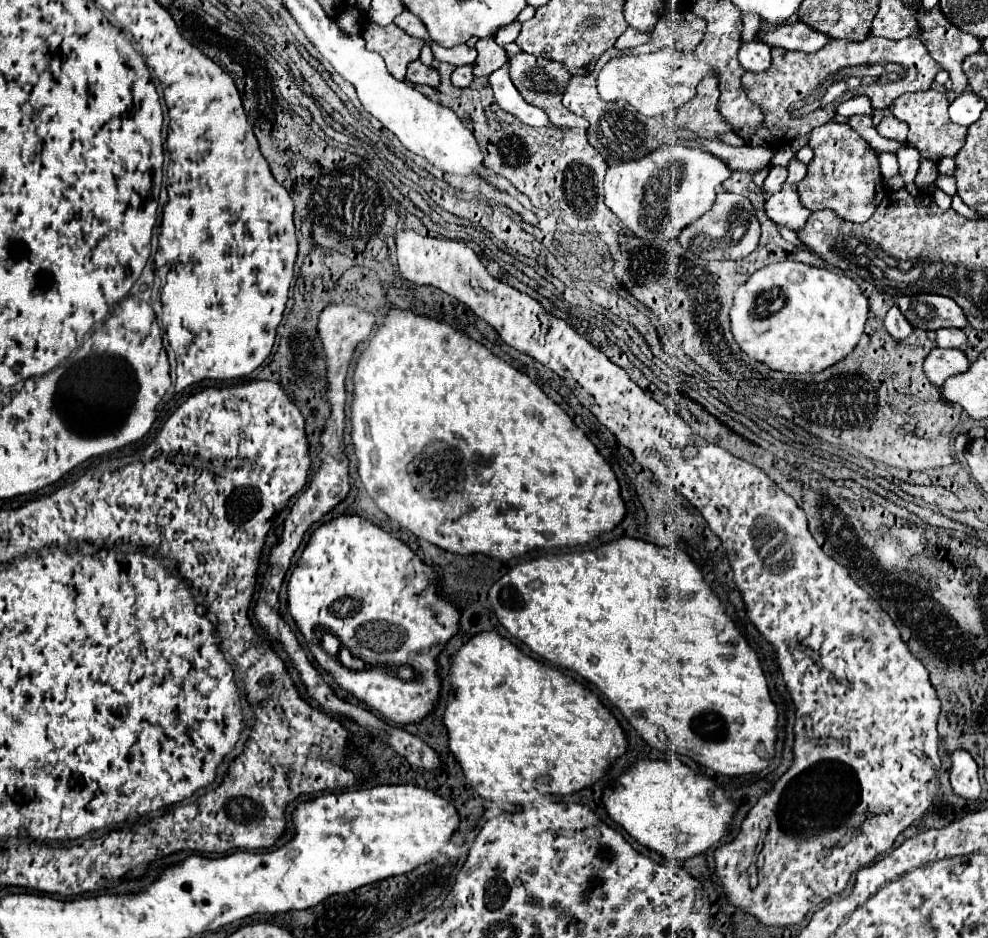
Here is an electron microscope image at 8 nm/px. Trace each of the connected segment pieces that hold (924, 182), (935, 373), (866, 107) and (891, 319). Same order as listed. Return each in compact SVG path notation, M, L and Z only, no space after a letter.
M922 161L916 177L916 187L928 187L938 177L938 165L934 161Z
M934 347L924 361L924 373L936 387L942 387L948 377L964 373L968 367L970 363L962 349Z
M858 95L858 97L852 97L848 101L844 101L840 107L838 107L838 113L844 115L844 117L852 117L852 115L868 115L872 117L872 105L870 105L870 99L866 95Z
M896 305L886 313L884 325L894 339L906 339L912 333L912 325L906 321L906 317L900 313L900 309Z

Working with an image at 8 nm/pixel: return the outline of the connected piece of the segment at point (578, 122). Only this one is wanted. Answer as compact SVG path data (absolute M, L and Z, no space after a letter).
M522 51L522 53L514 55L508 61L508 65L510 65L510 79L516 85L516 89L522 93L522 97L528 103L540 107L548 115L550 123L554 123L558 127L566 127L566 129L582 129L582 131L586 131L588 123L562 105L562 95L564 95L566 85L568 85L572 75L560 63L550 61L550 59L542 59L542 57L536 57L536 55L528 55L528 53Z

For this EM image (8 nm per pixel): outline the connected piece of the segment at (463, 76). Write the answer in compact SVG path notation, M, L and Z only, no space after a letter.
M462 65L462 67L456 67L456 71L452 73L452 83L456 87L468 87L472 83L474 75L472 75L472 65Z

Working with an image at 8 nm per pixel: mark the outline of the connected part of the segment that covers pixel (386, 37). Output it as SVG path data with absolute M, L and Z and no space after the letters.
M366 19L362 25L362 37L366 39L366 49L380 53L386 61L388 71L396 79L404 79L404 81L406 81L408 63L418 59L420 49L426 43L418 37L410 37L406 31L398 29L396 25L386 25L380 29L378 25Z

